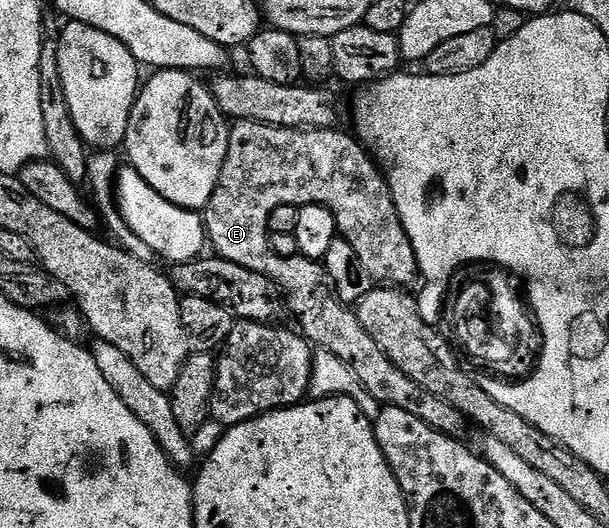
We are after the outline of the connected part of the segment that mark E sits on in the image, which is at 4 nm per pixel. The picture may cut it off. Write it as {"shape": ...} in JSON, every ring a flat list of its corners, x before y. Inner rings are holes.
{"shape":[[237,120,231,125,228,133,228,153,222,162,222,174,218,178,218,186,214,190,214,194,210,198,210,202,202,210,204,229,207,232,207,243,210,245,211,251,222,257,226,262,234,262,234,266,242,266,246,270,250,270,254,274,260,274,271,280,277,289,282,293,283,303,292,311,292,316,296,319,295,327,299,329,305,340,309,344,315,346,321,352,329,352,334,354,334,358,338,358,342,362,346,362,346,366,350,366,350,370,354,374,354,378,358,378,358,382,362,382,362,386,366,386,366,391,375,398,383,407,398,406,398,410,406,410,406,414,414,414,414,418,418,418,418,422,426,422,426,426,430,426,434,430,438,430,447,436,457,438,463,437,465,434,464,427,466,421,463,414,458,410,454,410,454,406,450,406,450,402,442,402,442,398,437,398,434,394,430,394,430,390,422,390,422,386,418,386,418,382,414,382,414,378,406,378,406,374,402,374,402,370,398,370,398,366,394,366,394,362,390,362,390,358,386,358,386,354,382,354,382,350,378,347,378,342,374,342,374,338,370,338,370,334,366,334,366,330,362,330,362,322,358,322,355,311,349,305,340,301,336,296,336,292,332,289,332,279,328,277,328,271,324,268,323,263,307,260,304,256,291,256,290,258,282,258,278,254,274,254,272,249,272,237,268,231,268,223,270,222,270,214,274,214,274,210,278,210,278,206,304,207,306,205,322,205,326,206,332,214,334,214,336,229,339,235,346,241,350,242,350,246,358,253,358,258,365,264,366,270,369,271,372,280,375,283,391,286,391,287,409,287,415,279,419,277,419,268,417,266,417,255,414,254,413,244,410,242,409,236,406,234,405,227,402,226,401,216,396,212,396,207,392,201,392,191,388,188,388,181,384,178,384,173,380,171,375,159,370,155,367,147,361,144,355,135,340,132,336,128,279,128,278,126,270,126,269,124,259,124,253,120]]}

